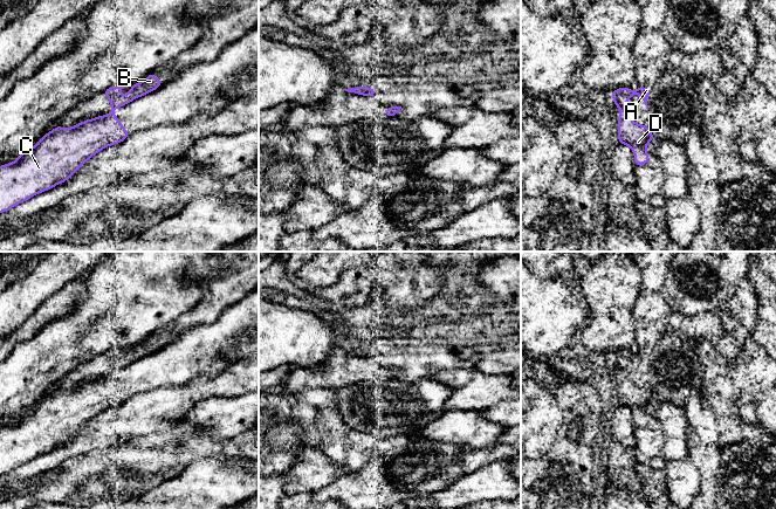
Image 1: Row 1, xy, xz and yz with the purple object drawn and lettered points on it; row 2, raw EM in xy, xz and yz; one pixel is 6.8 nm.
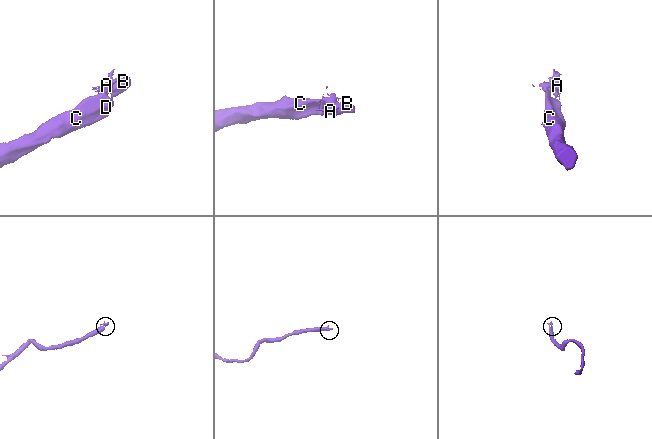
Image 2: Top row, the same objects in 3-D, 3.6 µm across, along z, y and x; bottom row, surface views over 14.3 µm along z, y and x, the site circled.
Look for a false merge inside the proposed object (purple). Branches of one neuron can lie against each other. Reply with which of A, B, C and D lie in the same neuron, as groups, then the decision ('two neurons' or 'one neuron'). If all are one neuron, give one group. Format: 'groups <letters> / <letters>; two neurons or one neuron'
groups A B / C D; two neurons

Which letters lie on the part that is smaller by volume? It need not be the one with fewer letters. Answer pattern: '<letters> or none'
A, B

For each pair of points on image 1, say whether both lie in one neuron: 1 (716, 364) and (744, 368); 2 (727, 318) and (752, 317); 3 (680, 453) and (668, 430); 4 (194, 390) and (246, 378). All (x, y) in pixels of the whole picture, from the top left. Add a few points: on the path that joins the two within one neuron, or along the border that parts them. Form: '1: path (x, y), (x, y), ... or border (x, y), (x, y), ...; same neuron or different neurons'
1: border (729, 360), (729, 376), (735, 392); different neurons
2: path (733, 317), (746, 317); same neuron
3: path (674, 447), (673, 435); same neuron
4: path (207, 386), (226, 385), (233, 382); same neuron

